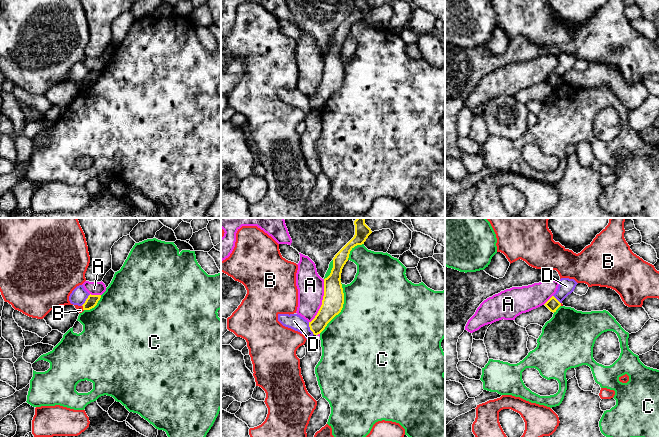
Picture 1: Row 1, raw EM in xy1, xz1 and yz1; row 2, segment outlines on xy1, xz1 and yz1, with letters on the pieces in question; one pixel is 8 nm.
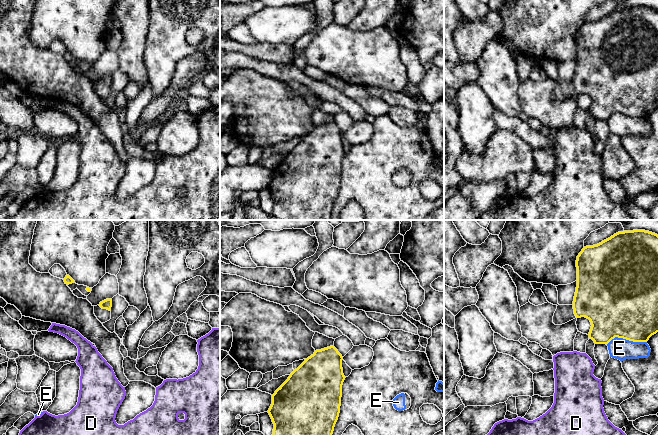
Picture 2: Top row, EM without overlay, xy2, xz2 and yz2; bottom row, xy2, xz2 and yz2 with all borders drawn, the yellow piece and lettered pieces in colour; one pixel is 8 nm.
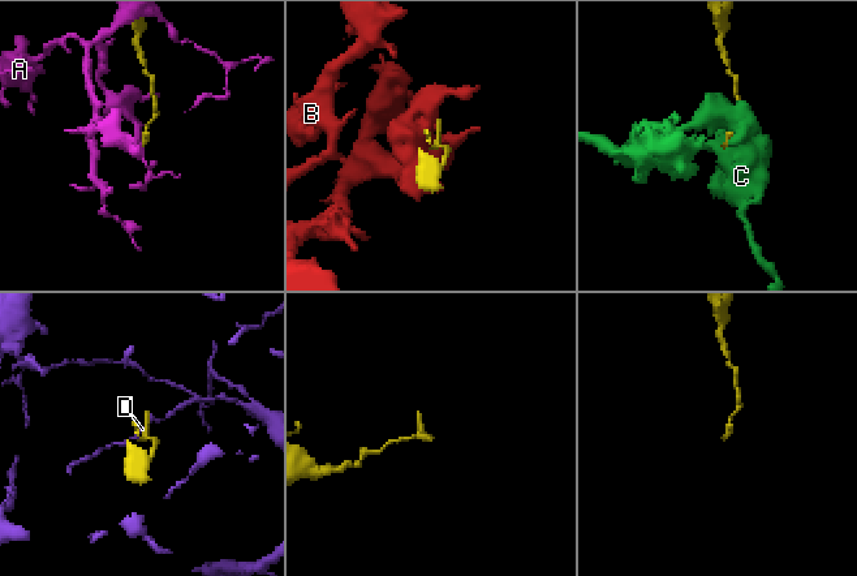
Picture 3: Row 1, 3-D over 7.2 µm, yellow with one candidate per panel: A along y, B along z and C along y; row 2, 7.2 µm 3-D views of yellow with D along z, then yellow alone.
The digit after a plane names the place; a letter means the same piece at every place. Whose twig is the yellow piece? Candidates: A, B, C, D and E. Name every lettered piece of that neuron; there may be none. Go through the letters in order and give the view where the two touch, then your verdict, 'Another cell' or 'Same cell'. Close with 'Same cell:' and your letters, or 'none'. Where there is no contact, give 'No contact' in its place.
A: Touches yellow in xz1. Another cell
B: Touches yellow in xy1. Another cell
C: Touches yellow in xz1. Another cell
D: Touches yellow in xz1. Another cell
E: Touches yellow in yz2. Another cell
Same cell: none

